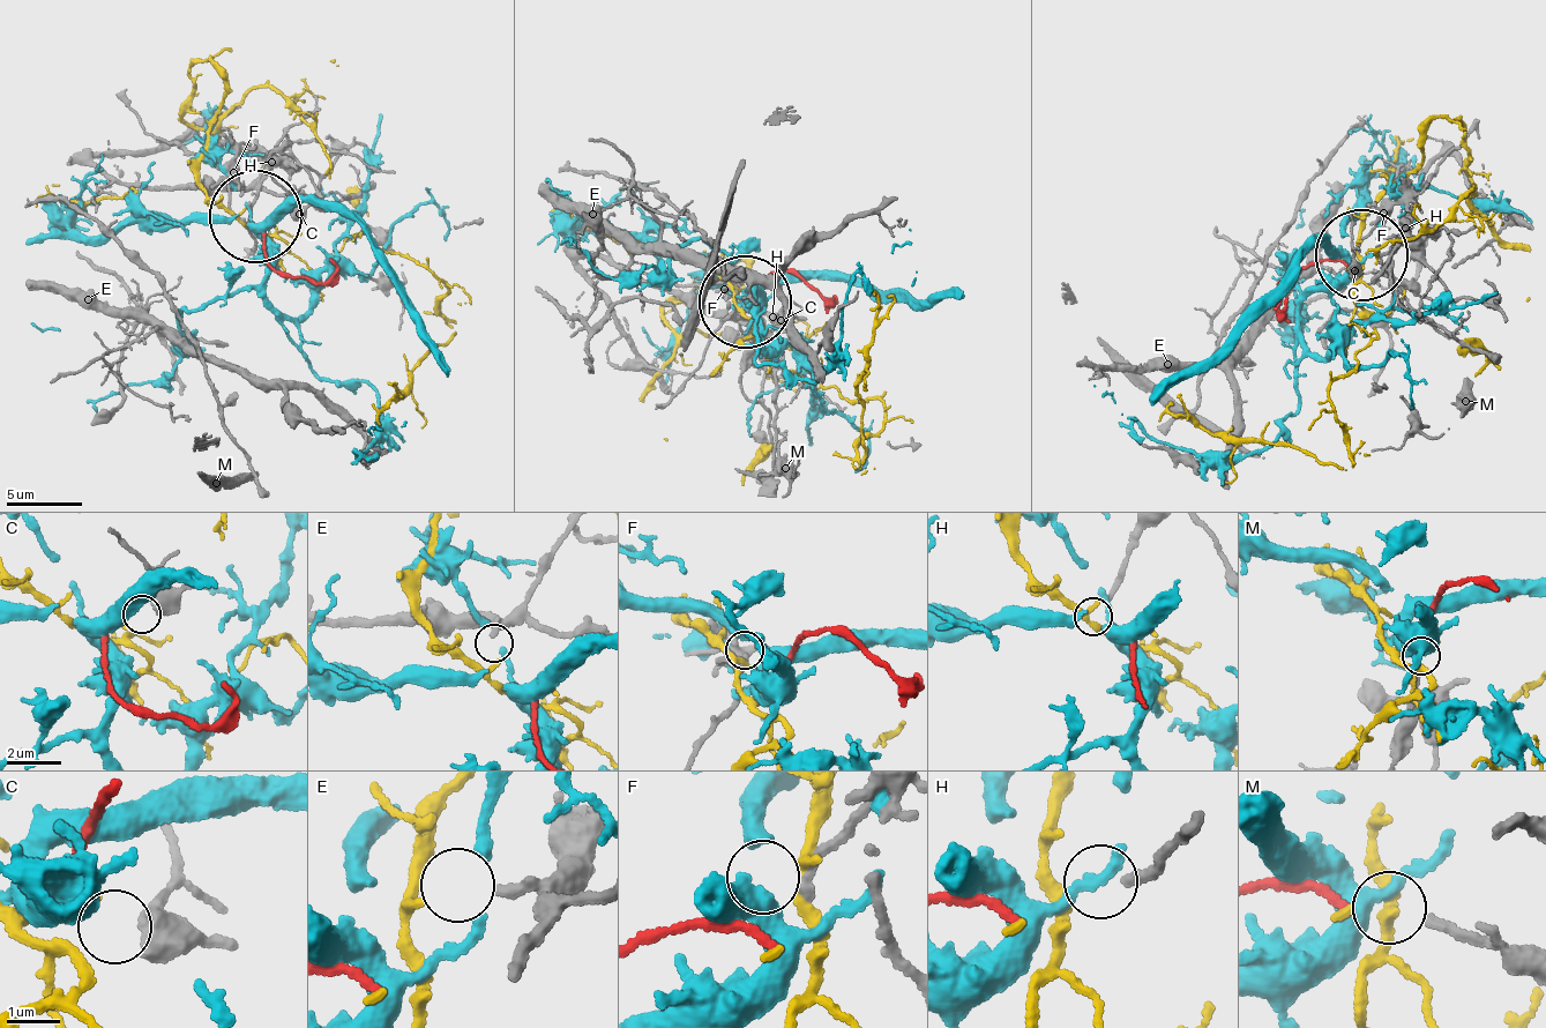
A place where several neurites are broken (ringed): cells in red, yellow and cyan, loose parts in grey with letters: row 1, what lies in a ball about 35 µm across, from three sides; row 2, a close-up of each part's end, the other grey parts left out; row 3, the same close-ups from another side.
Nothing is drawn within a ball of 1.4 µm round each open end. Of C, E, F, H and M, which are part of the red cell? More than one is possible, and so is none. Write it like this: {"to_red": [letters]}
{"to_red": ["M"]}

